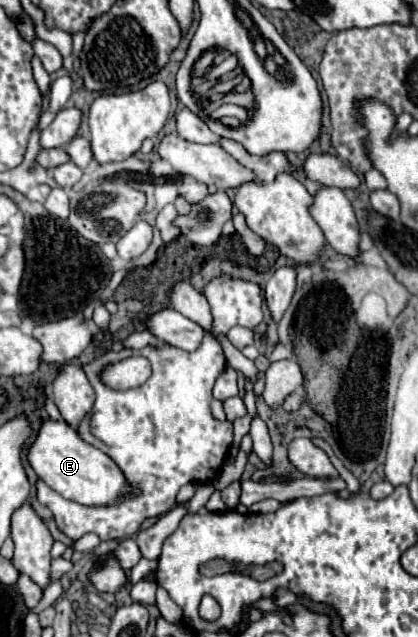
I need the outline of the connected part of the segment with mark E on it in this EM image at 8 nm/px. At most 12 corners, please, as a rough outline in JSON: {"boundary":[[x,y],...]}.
{"boundary":[[65,421],[27,455],[61,497],[87,507],[137,497],[117,463]]}

